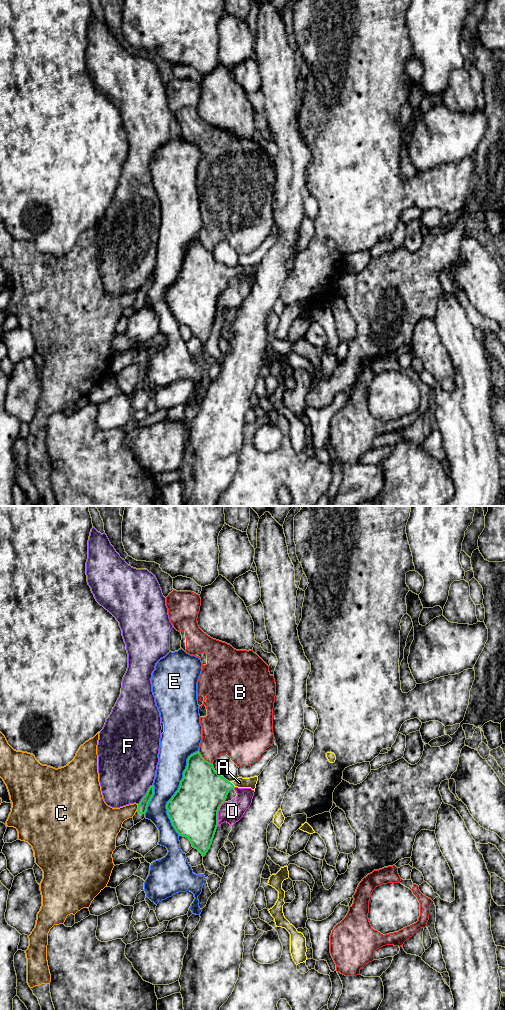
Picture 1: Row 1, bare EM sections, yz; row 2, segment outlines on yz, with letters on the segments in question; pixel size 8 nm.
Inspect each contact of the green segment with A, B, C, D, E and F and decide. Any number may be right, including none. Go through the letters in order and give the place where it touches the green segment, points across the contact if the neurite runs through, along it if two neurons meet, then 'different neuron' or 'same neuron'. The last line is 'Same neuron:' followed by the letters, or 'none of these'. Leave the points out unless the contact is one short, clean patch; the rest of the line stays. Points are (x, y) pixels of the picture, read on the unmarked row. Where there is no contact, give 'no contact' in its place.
A: yz (232, 272) | across yz (202, 279), (232, 272), (239, 270) | same neuron
B: yz (203, 246) | different neuron
C: yz (138, 295) | different neuron
D: yz (217, 302) | different neuron
E: yz (176, 279) | different neuron
F: yz (146, 282) | different neuron
Same neuron: A

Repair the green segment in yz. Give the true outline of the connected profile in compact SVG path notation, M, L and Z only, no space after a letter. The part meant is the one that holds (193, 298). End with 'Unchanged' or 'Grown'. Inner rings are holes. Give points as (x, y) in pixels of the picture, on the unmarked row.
M197 239L187 247L179 276L166 292L167 303L179 324L188 326L204 345L218 314L219 296L229 279L234 275L255 279L257 269L258 264L254 264L229 270Z. Grown

